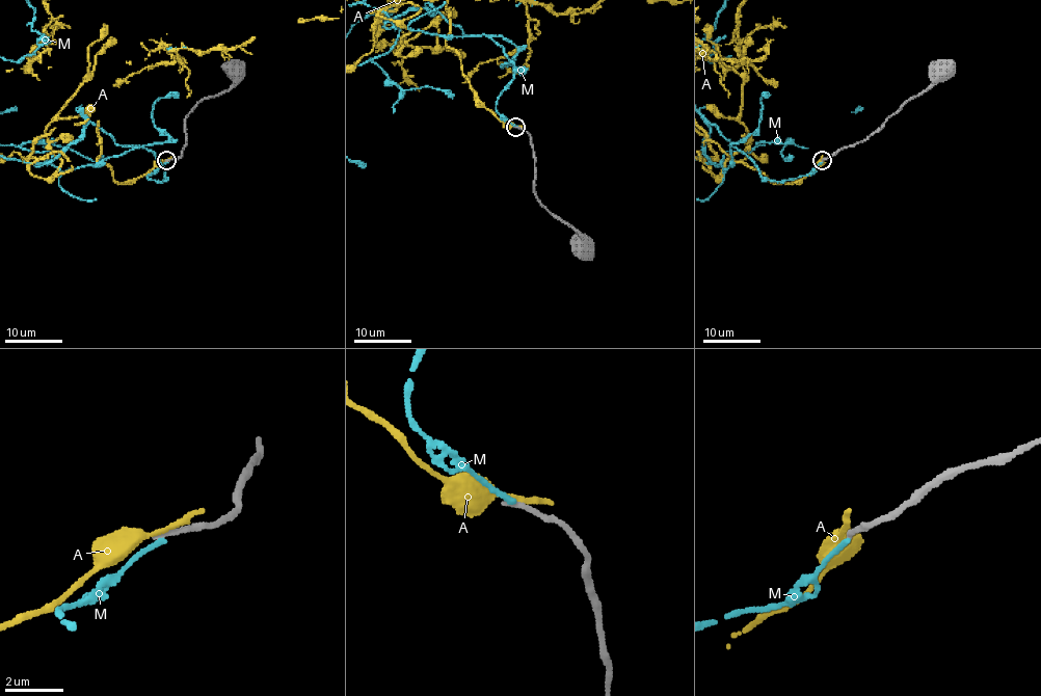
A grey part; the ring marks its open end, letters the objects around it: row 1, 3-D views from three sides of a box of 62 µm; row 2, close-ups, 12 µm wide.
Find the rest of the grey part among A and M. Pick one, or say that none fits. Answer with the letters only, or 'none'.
none

